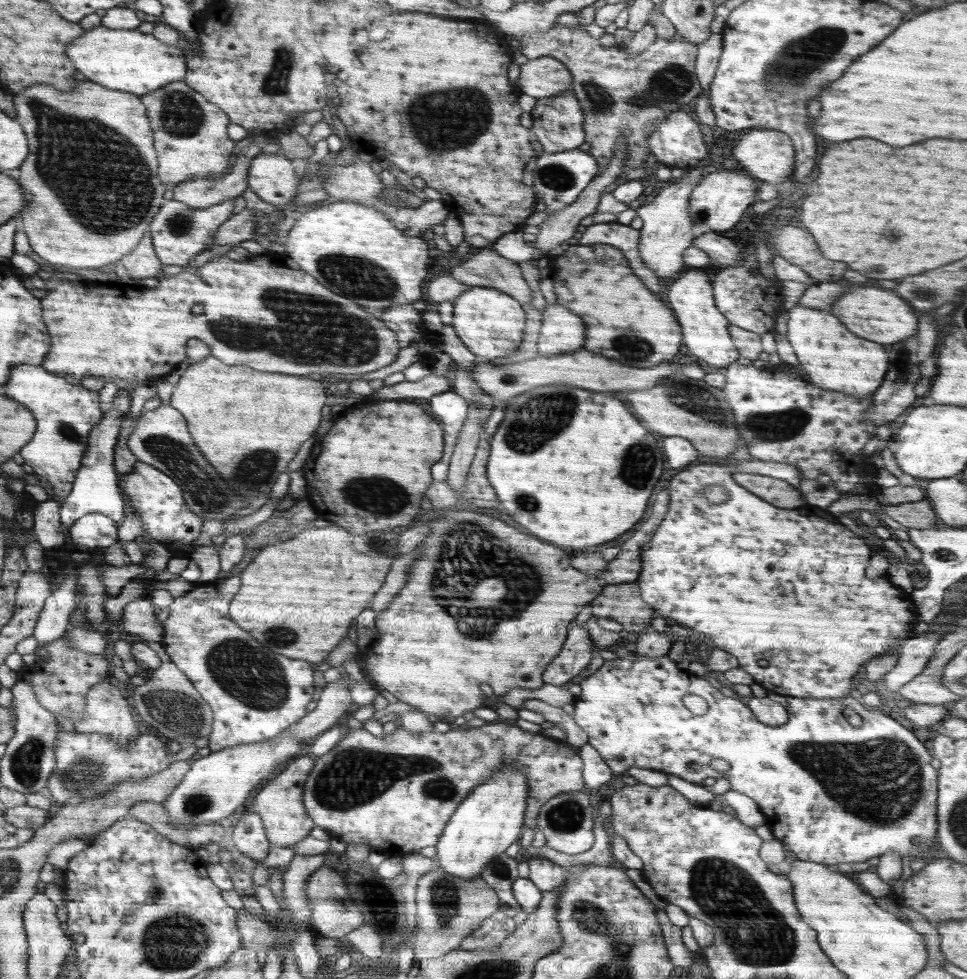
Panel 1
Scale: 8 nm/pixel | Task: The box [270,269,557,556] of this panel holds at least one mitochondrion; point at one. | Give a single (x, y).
(378, 496)

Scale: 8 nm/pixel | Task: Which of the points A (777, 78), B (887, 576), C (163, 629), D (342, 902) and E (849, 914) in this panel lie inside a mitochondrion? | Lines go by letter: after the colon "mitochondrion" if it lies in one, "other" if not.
A: mitochondrion
B: other
C: other
D: mitochondrion
E: other

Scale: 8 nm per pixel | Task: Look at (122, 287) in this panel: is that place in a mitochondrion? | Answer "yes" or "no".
no

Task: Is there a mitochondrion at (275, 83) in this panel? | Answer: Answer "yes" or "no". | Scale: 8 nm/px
yes

